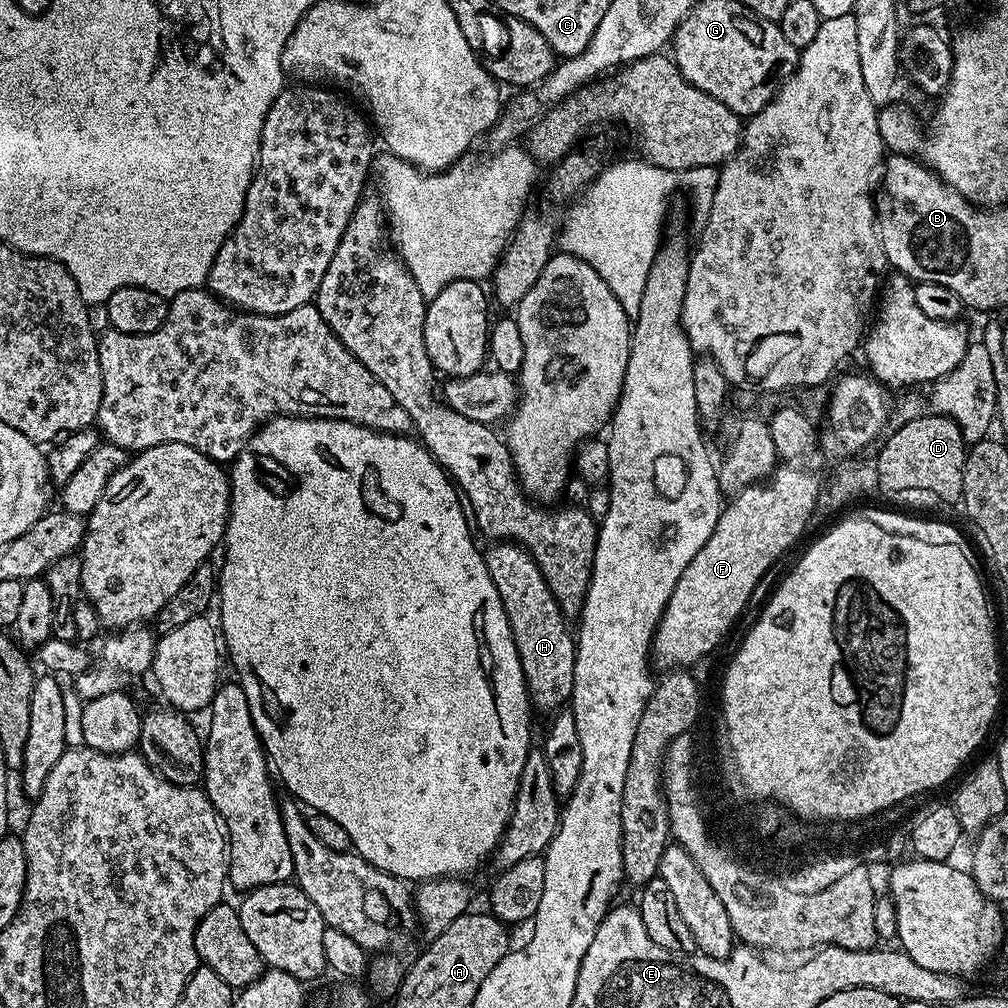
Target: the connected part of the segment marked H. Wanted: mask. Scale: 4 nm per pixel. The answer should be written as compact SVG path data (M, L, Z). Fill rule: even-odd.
M492 542L487 546L489 548L484 552L484 561L510 622L514 646L522 662L529 701L535 707L537 704L540 708L559 709L571 701L574 690L576 642L573 629L572 632L568 629L569 621L546 582L544 571L522 545Z

